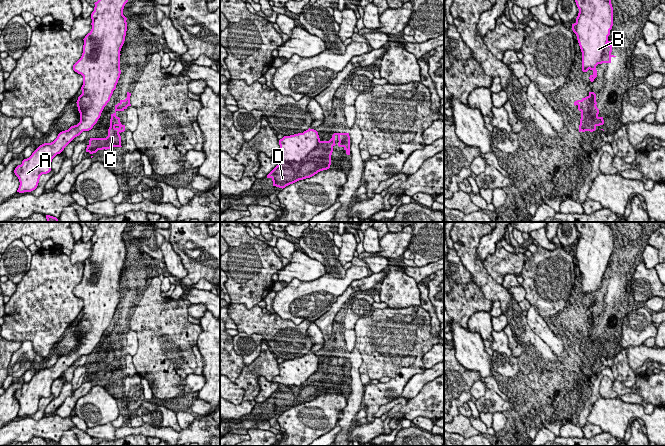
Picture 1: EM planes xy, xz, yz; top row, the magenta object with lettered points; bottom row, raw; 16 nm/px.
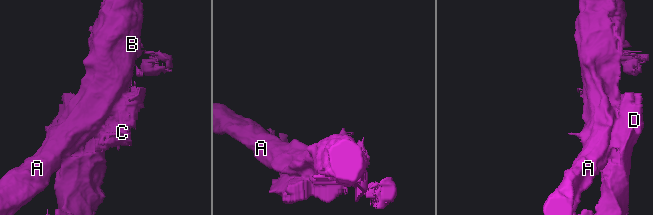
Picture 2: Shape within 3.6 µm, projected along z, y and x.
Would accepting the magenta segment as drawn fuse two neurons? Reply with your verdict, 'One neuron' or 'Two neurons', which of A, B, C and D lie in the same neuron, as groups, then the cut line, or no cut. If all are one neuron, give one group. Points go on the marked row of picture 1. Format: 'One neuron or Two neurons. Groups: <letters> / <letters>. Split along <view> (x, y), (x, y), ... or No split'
One neuron. Groups: A B C D. No split

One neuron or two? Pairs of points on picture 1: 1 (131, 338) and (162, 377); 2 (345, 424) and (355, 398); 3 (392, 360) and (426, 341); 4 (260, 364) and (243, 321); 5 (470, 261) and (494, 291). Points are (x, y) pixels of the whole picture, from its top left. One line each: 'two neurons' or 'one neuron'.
1: two neurons
2: one neuron
3: one neuron
4: two neurons
5: one neuron

